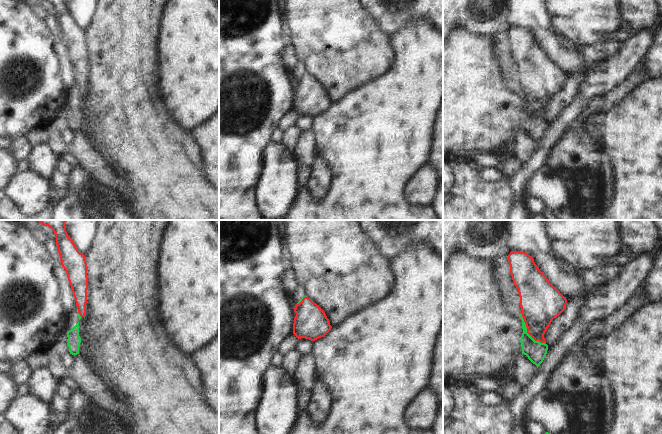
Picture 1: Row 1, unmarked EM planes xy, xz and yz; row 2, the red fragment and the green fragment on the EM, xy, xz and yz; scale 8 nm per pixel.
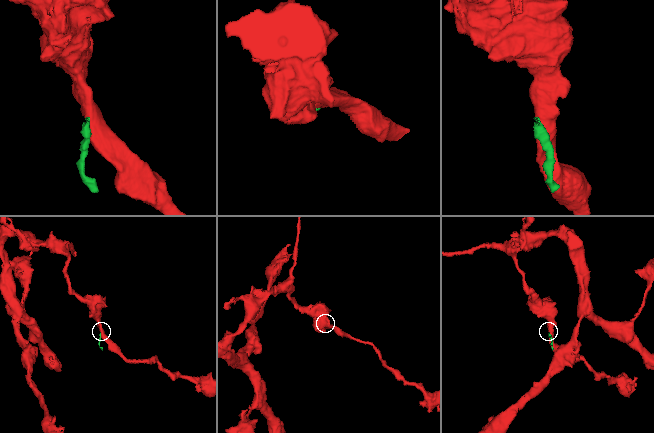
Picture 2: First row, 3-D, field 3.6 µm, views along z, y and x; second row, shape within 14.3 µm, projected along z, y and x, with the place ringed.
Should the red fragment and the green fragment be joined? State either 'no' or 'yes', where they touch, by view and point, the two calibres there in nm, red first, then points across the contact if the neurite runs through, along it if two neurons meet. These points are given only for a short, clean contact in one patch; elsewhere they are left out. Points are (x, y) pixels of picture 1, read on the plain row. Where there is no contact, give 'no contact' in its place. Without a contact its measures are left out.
no; meets red in yz at (527, 107); 320 nm thick on the red side, 160 nm on the other; border along yz (520, 88), (526, 107), (535, 116), (545, 120)

